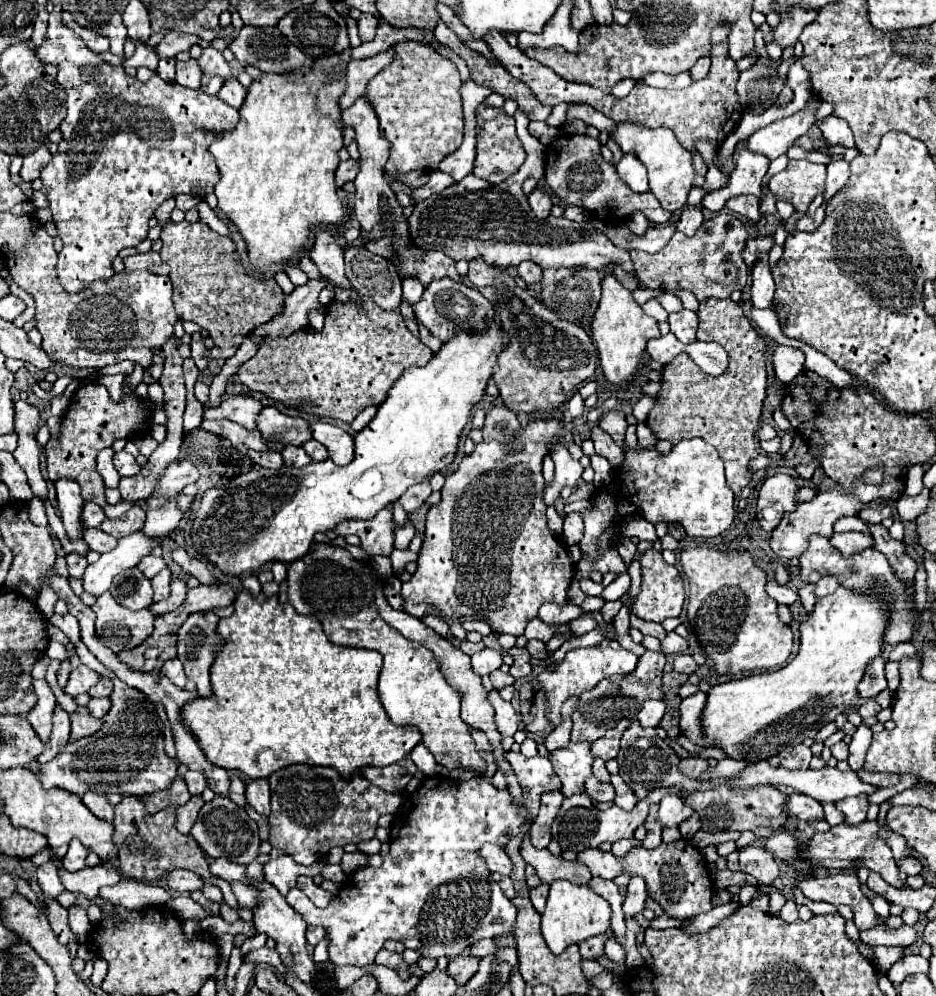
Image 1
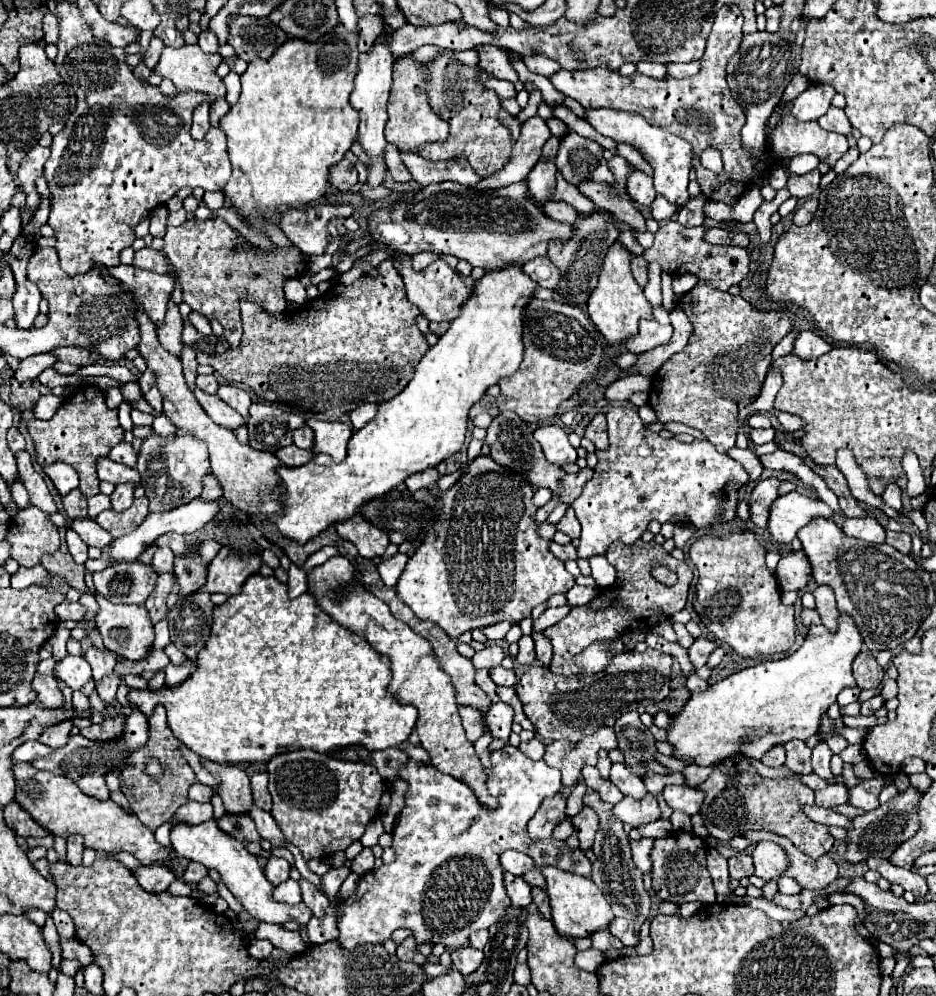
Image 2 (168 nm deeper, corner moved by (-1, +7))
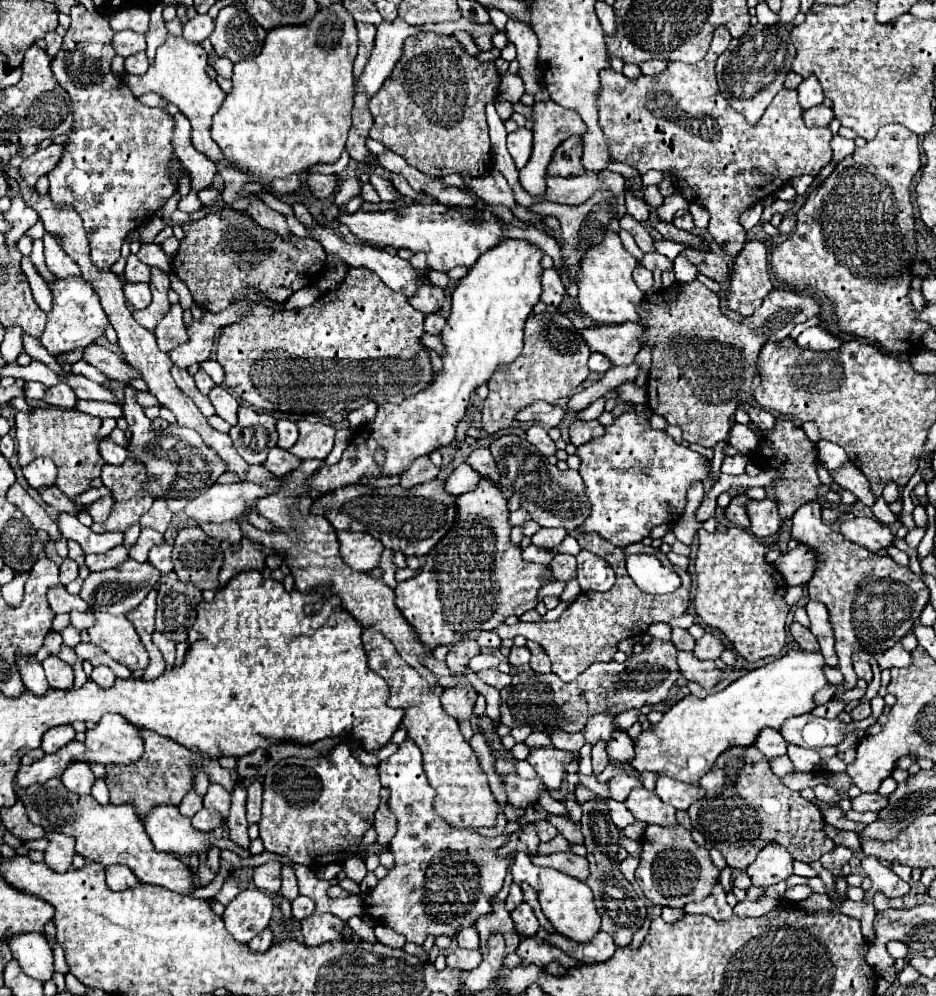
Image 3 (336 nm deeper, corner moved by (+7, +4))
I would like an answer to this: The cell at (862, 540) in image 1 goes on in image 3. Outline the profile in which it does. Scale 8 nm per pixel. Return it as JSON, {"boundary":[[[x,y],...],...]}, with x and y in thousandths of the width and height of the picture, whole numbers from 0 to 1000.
{"boundary":[[[906,520],[897,526],[897,534],[919,548],[925,548],[932,554],[940,550],[949,550],[955,542],[951,528],[934,522],[934,520]]]}

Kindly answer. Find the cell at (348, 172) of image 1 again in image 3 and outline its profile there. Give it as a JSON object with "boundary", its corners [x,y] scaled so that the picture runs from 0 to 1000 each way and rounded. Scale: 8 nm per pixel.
{"boundary":[[[329,175],[327,179],[327,185],[331,189],[331,193],[346,201],[350,197],[355,197],[359,193],[359,187],[361,187],[361,177],[346,177],[346,175]]]}

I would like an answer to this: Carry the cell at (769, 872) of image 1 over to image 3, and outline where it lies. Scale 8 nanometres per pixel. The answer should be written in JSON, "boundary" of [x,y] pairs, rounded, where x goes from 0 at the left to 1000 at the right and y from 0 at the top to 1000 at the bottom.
{"boundary":[[[833,847],[818,849],[810,861],[797,871],[801,884],[806,890],[825,890],[833,884],[840,884],[846,878],[846,865],[848,861],[844,855]]]}

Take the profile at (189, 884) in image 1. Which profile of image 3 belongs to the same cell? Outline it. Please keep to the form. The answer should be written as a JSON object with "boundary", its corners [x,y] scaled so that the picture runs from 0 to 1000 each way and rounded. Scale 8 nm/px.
{"boundary":[[[122,867],[122,869],[111,869],[113,876],[113,888],[118,894],[135,894],[135,892],[143,892],[150,888],[150,884],[141,878],[141,873],[137,869],[130,867]]]}

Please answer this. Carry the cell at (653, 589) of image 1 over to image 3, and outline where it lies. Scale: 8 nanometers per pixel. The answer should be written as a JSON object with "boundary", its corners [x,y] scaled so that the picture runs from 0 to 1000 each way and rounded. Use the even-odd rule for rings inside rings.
{"boundary":[[[615,532],[613,538],[615,538],[622,552],[635,554],[637,558],[645,560],[656,570],[656,574],[658,574],[656,590],[650,592],[650,594],[622,594],[622,596],[618,596],[618,600],[592,624],[583,624],[583,622],[577,622],[577,624],[551,624],[549,629],[534,627],[530,631],[530,635],[532,635],[532,639],[536,643],[558,637],[560,641],[575,645],[583,653],[583,657],[588,659],[590,675],[596,681],[600,681],[603,685],[611,685],[618,677],[622,677],[628,669],[632,669],[637,665],[652,665],[656,655],[660,653],[662,643],[686,639],[697,624],[716,624],[718,620],[729,618],[735,612],[737,588],[739,588],[737,576],[733,572],[716,566],[712,556],[705,550],[697,550],[697,548],[688,548],[688,546],[675,546],[671,550],[660,552],[650,542],[643,542],[639,536],[624,536],[624,534]],[[686,554],[703,558],[703,562],[709,568],[718,570],[729,580],[729,588],[720,596],[709,596],[709,598],[690,596],[675,584],[675,580],[669,574],[667,558],[669,556],[686,556]]]}

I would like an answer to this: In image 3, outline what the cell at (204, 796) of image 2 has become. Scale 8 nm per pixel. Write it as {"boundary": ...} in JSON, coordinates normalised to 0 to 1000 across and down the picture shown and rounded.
{"boundary":[[[201,795],[201,797],[194,801],[192,809],[190,809],[190,813],[192,813],[199,821],[205,821],[214,811],[216,811],[216,801],[209,799],[209,795]]]}

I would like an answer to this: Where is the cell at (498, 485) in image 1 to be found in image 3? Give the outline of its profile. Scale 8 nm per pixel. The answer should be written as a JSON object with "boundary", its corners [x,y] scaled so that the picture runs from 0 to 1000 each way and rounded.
{"boundary":[[[517,480],[517,484],[513,484],[509,492],[489,498],[487,504],[489,520],[485,530],[455,558],[451,574],[438,582],[425,584],[421,592],[423,608],[447,637],[447,645],[455,647],[457,651],[485,647],[498,641],[511,641],[515,633],[526,633],[534,629],[543,618],[558,618],[560,614],[573,610],[575,592],[583,584],[590,584],[585,568],[560,564],[556,550],[545,544],[543,502],[526,482]]]}

